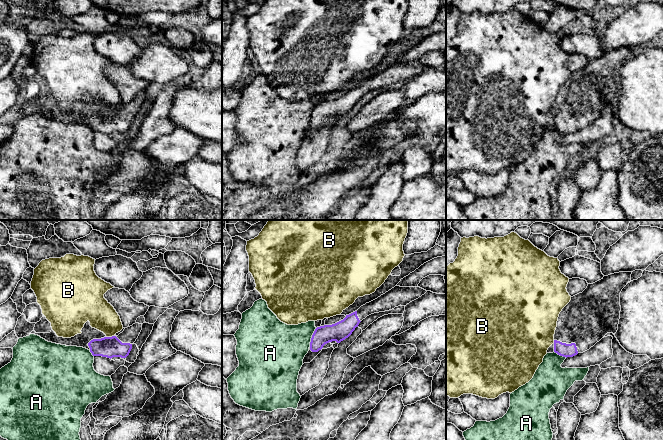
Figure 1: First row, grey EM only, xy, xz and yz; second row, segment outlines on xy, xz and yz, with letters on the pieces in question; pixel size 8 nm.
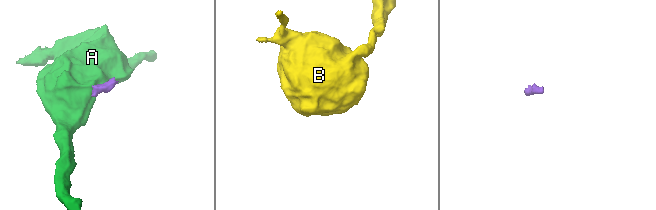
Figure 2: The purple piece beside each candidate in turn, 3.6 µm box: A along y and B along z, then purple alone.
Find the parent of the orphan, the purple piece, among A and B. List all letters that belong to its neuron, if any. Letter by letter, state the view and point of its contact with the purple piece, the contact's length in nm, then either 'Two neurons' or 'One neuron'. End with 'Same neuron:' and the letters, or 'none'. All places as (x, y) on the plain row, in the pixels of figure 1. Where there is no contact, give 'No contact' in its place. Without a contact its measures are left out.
A: Touches purple at xz (312, 113). Shared border 160 nm. Two neurons
B: Touches purple at xy (110, 113). Shared border 80 nm. Two neurons
Same neuron: none

